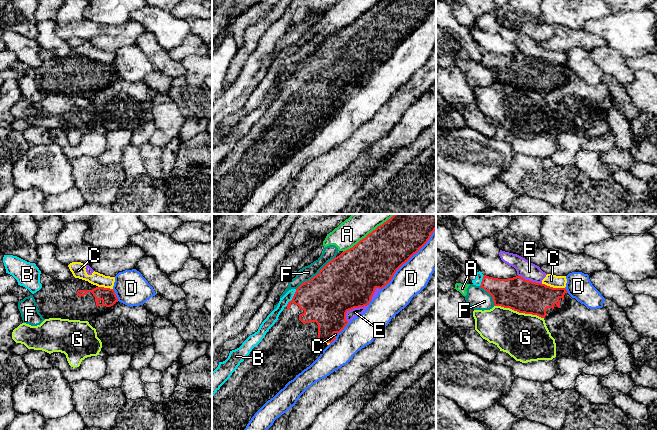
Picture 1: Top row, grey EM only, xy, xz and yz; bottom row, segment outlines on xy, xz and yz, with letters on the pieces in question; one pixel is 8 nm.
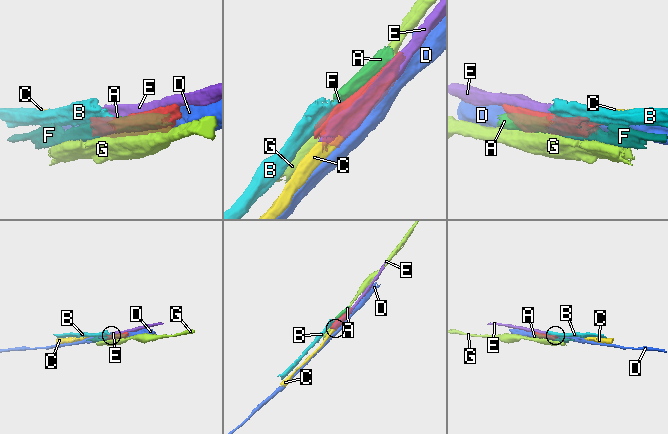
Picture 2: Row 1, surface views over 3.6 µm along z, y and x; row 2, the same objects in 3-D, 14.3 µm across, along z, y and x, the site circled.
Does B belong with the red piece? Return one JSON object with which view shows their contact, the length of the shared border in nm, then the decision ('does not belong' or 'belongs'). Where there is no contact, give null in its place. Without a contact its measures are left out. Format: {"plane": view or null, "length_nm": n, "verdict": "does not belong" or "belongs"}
{"plane": "xz", "length_nm": 170, "verdict": "does not belong"}

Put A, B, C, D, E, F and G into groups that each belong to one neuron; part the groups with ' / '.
A F / B / C E / D / G

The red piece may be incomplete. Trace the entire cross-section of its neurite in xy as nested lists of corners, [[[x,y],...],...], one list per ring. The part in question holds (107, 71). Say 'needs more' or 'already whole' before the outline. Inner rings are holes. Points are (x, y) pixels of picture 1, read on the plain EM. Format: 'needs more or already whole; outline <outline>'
needs more; outline [[[41,49],[40,59],[42,64],[33,73],[44,95],[89,98],[118,78],[113,65],[98,63],[75,53],[59,58]]]

